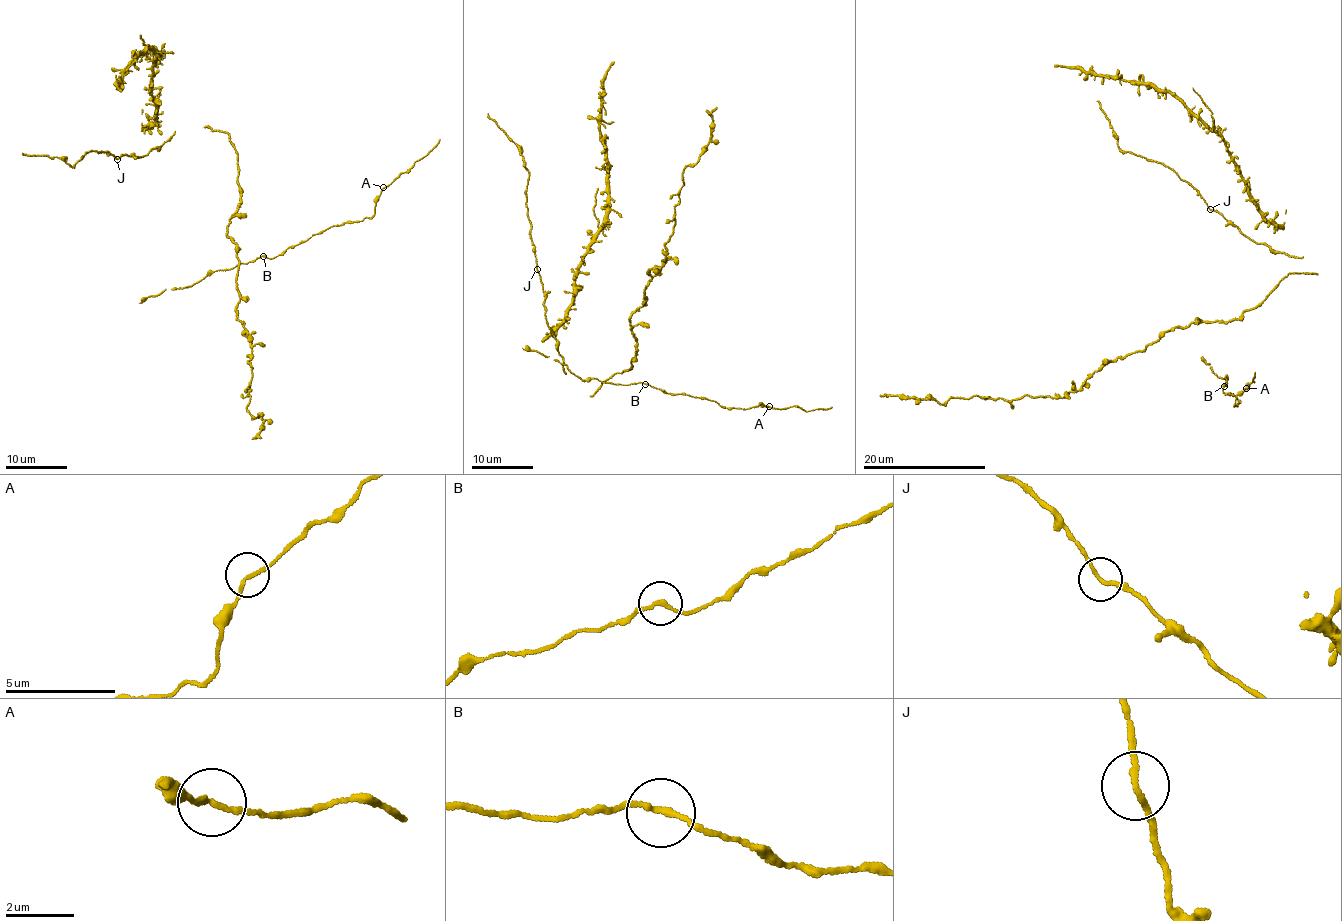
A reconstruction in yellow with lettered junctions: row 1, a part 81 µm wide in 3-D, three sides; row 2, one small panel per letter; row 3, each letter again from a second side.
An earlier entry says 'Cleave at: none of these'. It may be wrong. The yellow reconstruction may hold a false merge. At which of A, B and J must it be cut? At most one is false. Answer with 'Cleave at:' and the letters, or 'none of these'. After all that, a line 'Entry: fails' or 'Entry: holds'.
Cleave at: none of these
Entry: holds

